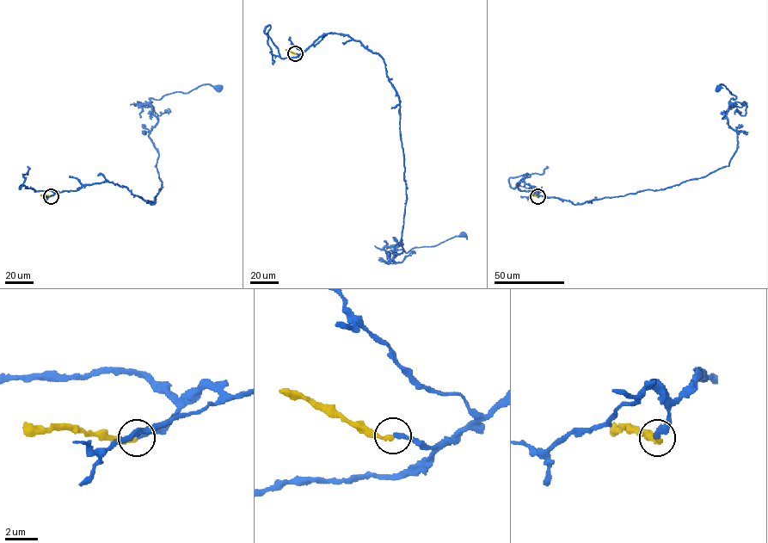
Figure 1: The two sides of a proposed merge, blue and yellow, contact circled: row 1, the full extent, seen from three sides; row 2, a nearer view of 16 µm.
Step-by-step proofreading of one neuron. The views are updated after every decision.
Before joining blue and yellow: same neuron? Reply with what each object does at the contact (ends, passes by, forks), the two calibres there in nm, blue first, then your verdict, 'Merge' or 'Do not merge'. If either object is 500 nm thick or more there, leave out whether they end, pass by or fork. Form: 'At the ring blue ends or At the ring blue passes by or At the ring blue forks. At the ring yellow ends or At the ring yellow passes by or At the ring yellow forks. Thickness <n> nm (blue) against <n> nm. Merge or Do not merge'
At the ring blue ends. At the ring yellow ends. Thickness 240 nm (blue) against 240 nm. Merge

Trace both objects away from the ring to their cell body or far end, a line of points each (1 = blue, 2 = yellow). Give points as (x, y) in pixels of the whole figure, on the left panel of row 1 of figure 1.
1: (51, 196), (108, 182), (153, 204), (162, 182), (149, 98), (205, 84), (218, 89)
2: (51, 196), (40, 194)

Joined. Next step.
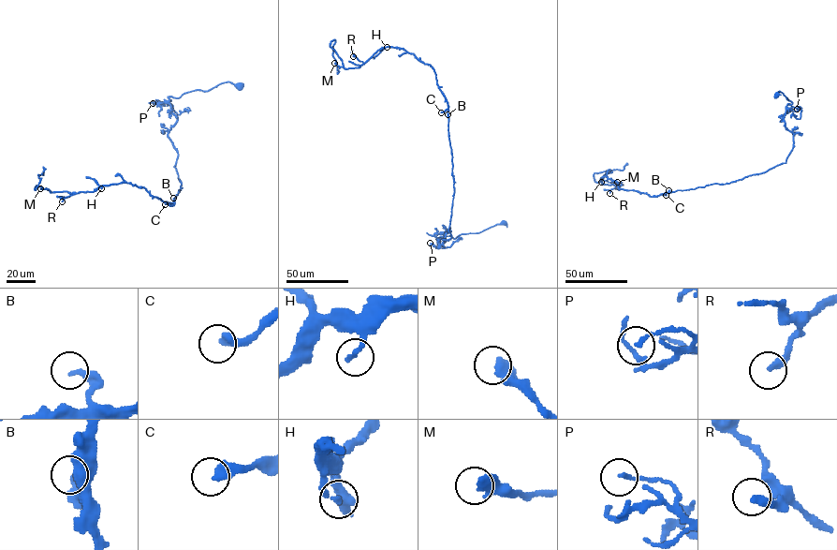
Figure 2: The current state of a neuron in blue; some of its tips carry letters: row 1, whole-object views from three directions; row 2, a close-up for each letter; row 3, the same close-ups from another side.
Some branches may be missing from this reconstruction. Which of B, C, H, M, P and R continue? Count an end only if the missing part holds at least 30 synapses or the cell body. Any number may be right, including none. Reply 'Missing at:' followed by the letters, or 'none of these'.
Missing at: none of these

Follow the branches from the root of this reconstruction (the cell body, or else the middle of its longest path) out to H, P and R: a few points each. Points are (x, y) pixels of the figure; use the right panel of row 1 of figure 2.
H: (777, 95), (792, 102), (785, 163), (653, 197), (601, 182)
P: (777, 95), (781, 92), (792, 102), (785, 107), (795, 111), (800, 108), (797, 109)
R: (777, 95), (792, 102), (785, 163), (653, 197), (604, 176), (617, 185), (609, 193)

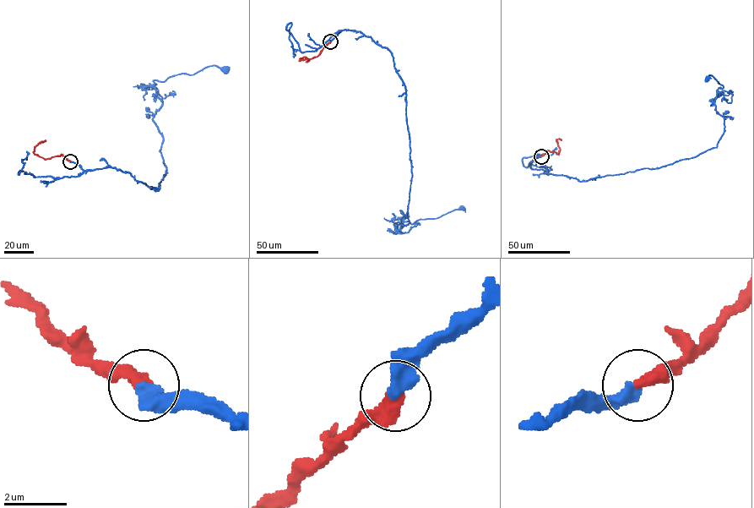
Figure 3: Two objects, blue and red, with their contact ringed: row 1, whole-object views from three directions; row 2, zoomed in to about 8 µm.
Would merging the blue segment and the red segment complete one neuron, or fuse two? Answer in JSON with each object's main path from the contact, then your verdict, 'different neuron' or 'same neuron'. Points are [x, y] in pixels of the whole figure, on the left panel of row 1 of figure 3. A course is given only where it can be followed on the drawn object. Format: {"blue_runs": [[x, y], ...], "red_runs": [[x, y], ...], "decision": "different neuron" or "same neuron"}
{"blue_runs": [[70, 161], [119, 169], [158, 190], [166, 168], [153, 80], [225, 70]], "red_runs": [[70, 161], [62, 154], [44, 159], [35, 155], [35, 147], [45, 141], [41, 142]], "decision": "same neuron"}

